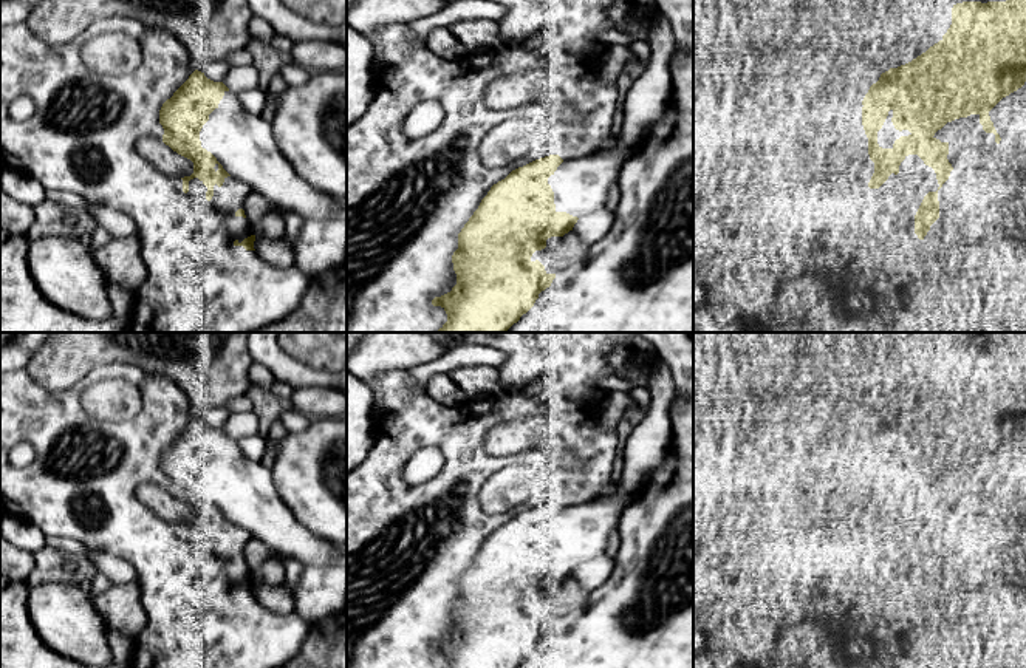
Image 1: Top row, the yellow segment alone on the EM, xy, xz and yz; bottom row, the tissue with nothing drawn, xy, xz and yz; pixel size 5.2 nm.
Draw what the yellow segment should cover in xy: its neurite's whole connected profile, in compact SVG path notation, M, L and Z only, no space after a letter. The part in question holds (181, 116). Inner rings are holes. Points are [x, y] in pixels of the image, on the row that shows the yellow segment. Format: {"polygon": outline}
{"polygon": "M195 70L162 104L159 124L164 128L162 142L193 162L193 173L181 178L184 193L189 192L189 181L198 178L207 187L206 199L210 201L214 186L221 187L224 179L232 176L263 195L272 206L288 209L302 220L347 221L347 203L325 195L302 179L280 152L271 122L248 113L237 94L223 82L214 82Z"}

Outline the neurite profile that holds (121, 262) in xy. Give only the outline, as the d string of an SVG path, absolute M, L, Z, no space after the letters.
M138 235L111 238L91 257L108 281L130 292L136 292L147 278Z

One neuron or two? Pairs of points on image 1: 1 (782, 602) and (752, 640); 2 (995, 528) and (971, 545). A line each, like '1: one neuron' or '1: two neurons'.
1: one neuron
2: one neuron

